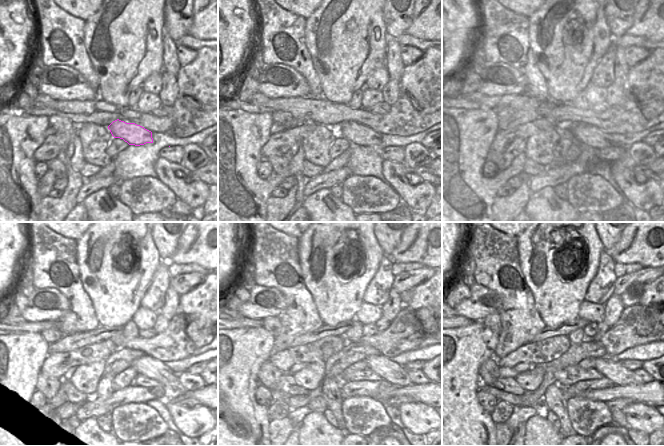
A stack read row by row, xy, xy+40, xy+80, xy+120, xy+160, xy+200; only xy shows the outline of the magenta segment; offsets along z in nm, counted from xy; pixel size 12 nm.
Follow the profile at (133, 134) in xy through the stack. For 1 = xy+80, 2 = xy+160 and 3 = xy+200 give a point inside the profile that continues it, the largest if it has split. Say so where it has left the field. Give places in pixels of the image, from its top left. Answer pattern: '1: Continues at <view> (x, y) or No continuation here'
1: Continues at xy+80 (595, 142)
2: Continues at xy+160 (385, 368)
3: Continues at xy+200 (610, 368).

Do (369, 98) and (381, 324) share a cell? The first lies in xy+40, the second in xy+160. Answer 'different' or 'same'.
different

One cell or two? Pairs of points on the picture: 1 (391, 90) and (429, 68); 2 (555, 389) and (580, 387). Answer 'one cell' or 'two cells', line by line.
1: two cells
2: two cells

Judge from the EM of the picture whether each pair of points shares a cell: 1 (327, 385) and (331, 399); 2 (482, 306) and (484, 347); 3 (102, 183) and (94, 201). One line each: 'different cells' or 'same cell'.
1: same cell
2: different cells
3: different cells

